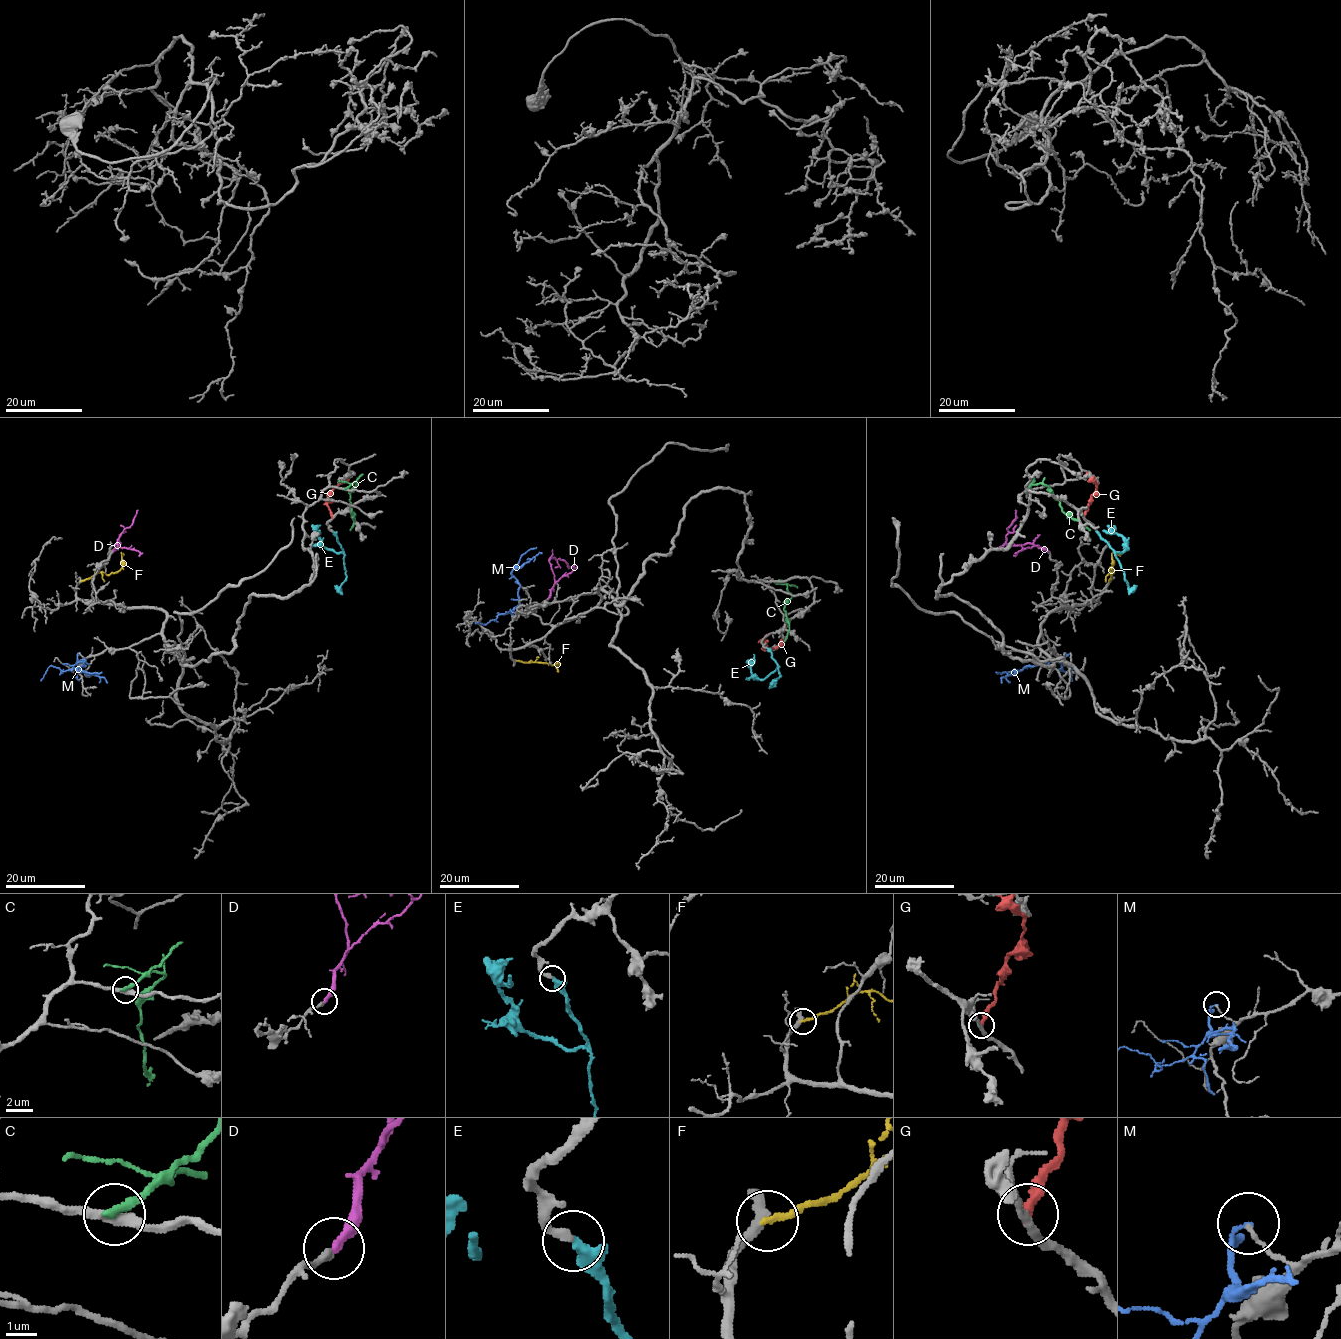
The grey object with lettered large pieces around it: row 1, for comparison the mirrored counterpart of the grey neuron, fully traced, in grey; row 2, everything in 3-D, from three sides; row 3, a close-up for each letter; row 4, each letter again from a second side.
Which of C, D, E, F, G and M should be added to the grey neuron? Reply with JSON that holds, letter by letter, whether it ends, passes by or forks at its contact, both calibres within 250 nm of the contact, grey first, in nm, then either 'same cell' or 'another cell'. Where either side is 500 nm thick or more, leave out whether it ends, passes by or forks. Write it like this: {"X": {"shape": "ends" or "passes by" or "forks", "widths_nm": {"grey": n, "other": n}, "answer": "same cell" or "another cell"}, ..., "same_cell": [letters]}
{"C": {"shape": "ends", "widths_nm": {"grey": 280, "other": 280}, "answer": "another cell"}, "D": {"shape": "ends", "widths_nm": {"grey": 240, "other": 360}, "answer": "same cell"}, "E": {"shape": "ends", "widths_nm": {"grey": 240, "other": 420}, "answer": "same cell"}, "F": {"shape": "ends", "widths_nm": {"grey": 300, "other": 190}, "answer": "another cell"}, "G": {"shape": "ends", "widths_nm": {"grey": 280, "other": 360}, "answer": "another cell"}, "M": {"shape": "passes by", "widths_nm": {"grey": 120, "other": 120}, "answer": "another cell"}, "same_cell": ["D", "E"]}

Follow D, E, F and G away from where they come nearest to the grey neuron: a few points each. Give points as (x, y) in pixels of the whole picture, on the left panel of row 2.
D: (113, 551), (120, 544), (115, 545), (120, 534), (132, 524), (138, 510)
E: (332, 531), (342, 552), (335, 553), (324, 547), (317, 537), (319, 531)
F: (81, 581), (97, 573), (115, 573), (122, 567), (121, 553), (124, 555)
G: (332, 517), (327, 503), (329, 496), (349, 473)

